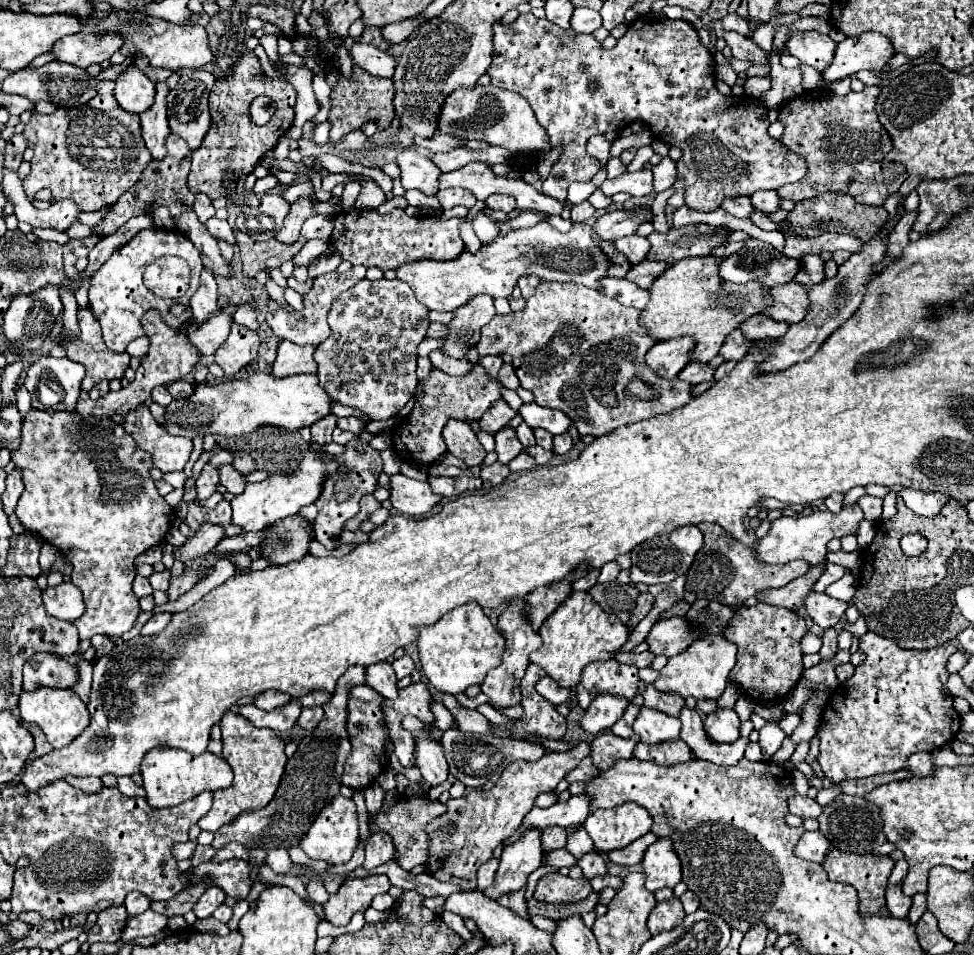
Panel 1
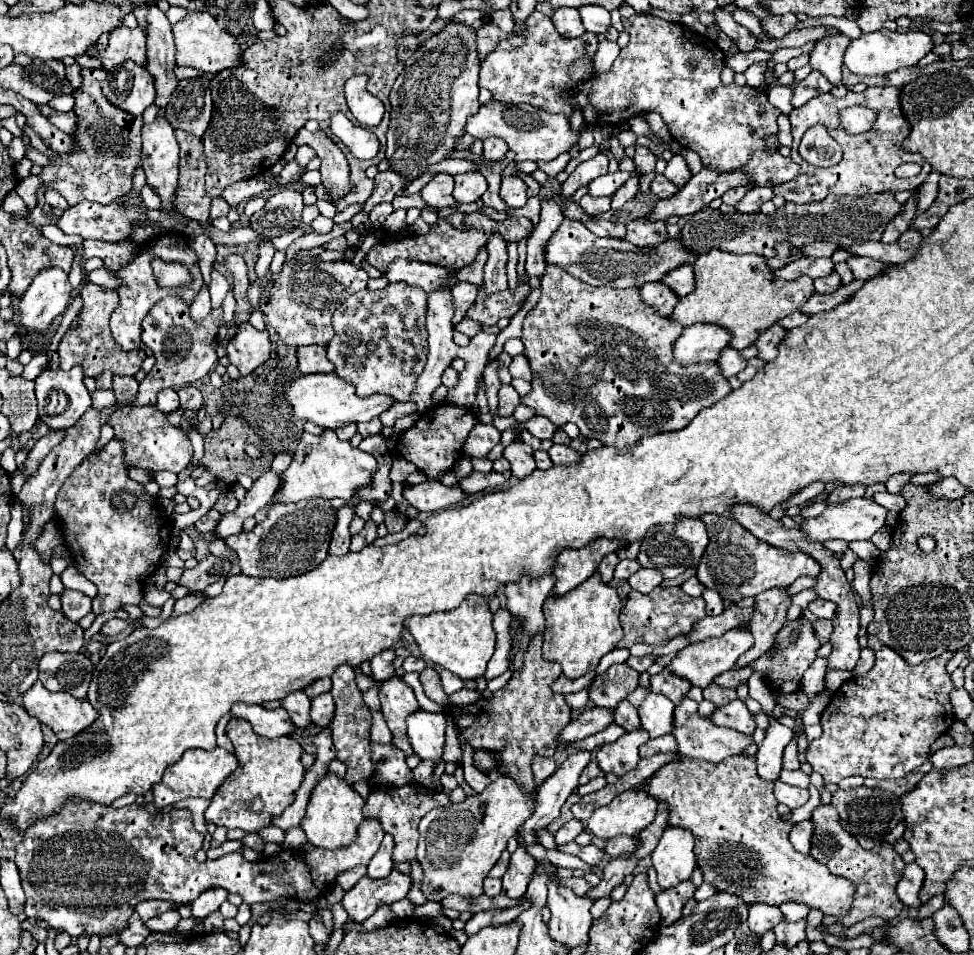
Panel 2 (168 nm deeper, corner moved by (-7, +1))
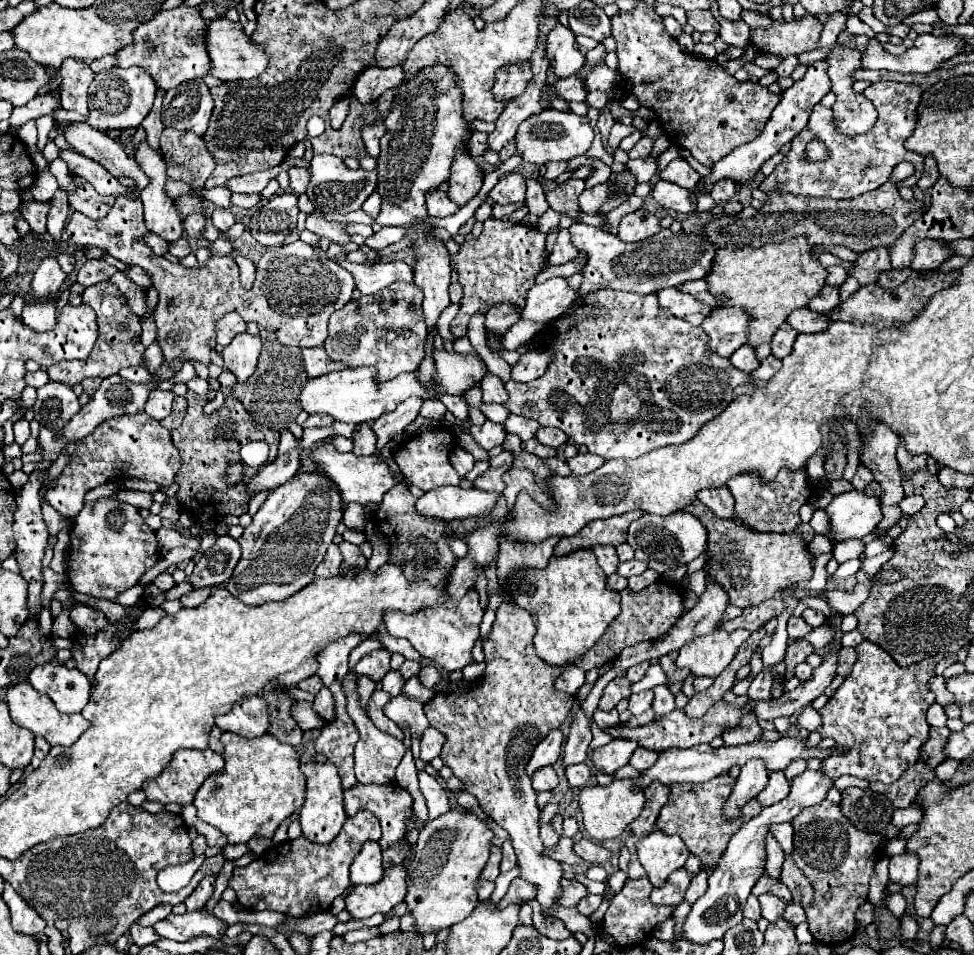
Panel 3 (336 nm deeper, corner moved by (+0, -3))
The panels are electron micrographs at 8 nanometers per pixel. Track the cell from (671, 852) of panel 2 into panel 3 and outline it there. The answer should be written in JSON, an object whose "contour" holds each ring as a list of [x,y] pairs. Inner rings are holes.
{"contour":[[[653,831],[637,841],[637,857],[655,887],[663,887],[667,877],[685,865],[687,855],[689,851],[679,835]]]}

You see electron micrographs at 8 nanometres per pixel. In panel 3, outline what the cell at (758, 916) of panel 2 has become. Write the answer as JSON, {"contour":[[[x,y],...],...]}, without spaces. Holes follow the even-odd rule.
{"contour":[[[749,895],[745,907],[743,907],[743,915],[753,919],[753,921],[759,921],[761,919],[761,907],[759,907],[759,901],[755,895]]]}

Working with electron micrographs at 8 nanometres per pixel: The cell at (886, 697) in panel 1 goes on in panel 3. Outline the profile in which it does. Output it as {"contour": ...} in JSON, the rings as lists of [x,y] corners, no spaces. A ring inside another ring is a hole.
{"contour":[[[869,641],[857,645],[855,653],[857,661],[849,677],[827,705],[819,709],[823,717],[821,737],[831,737],[837,745],[849,749],[847,755],[831,755],[825,759],[823,771],[829,771],[833,779],[857,775],[867,781],[891,785],[917,761],[919,749],[929,737],[925,713],[935,703],[935,695],[929,691],[927,681],[933,677],[937,657],[927,657],[911,667],[899,667],[885,649]]]}

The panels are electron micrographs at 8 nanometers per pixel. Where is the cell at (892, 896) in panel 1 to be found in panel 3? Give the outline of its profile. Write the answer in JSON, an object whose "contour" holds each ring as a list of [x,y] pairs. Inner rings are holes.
{"contour":[[[905,851],[901,855],[895,855],[889,859],[889,875],[891,881],[899,881],[903,885],[911,885],[917,881],[917,867],[919,857],[911,851]]]}

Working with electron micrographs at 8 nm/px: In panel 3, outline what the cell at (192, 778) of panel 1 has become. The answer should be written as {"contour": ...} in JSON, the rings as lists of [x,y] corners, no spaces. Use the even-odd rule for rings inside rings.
{"contour":[[[181,749],[173,755],[173,759],[167,763],[167,767],[161,771],[161,775],[157,775],[155,779],[145,781],[143,791],[147,793],[149,801],[157,801],[157,803],[179,803],[179,805],[189,805],[193,801],[193,795],[197,793],[197,787],[201,787],[201,783],[215,771],[221,771],[221,767],[225,765],[223,757],[211,749]]]}

